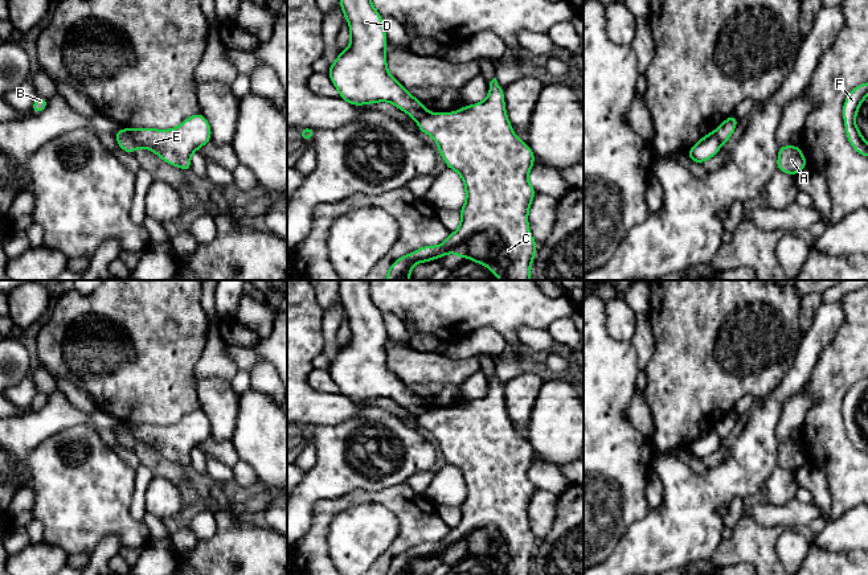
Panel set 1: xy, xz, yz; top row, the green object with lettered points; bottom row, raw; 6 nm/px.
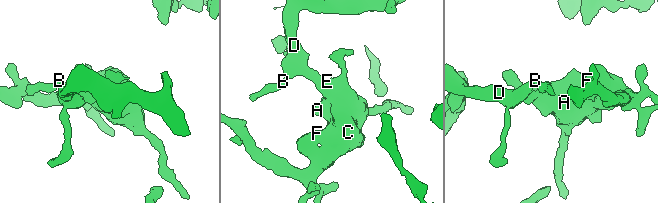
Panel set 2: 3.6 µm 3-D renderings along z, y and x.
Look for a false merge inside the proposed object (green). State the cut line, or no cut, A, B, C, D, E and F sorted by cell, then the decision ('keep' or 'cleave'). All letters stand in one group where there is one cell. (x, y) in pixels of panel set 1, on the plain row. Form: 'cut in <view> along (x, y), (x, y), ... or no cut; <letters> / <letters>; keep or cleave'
cut in xy along (123, 424), (138, 442); A C E F / B D; cleave

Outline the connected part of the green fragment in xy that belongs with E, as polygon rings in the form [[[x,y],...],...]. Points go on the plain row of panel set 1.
[[[198,408],[172,426],[124,424],[138,443],[155,448],[165,459],[191,468],[191,452],[210,438],[212,426]]]

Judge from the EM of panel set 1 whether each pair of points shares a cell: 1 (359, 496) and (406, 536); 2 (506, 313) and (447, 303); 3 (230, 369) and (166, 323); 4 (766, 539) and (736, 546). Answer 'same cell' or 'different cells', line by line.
1: same cell
2: same cell
3: different cells
4: same cell

